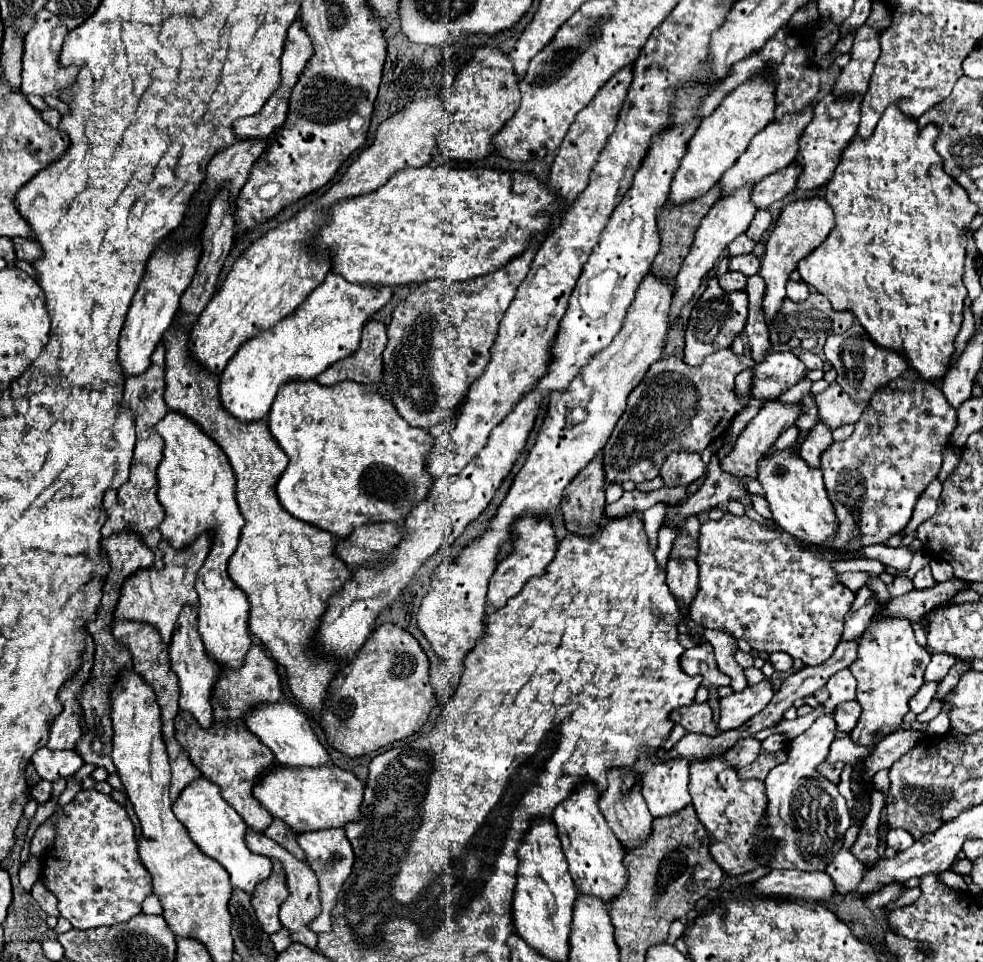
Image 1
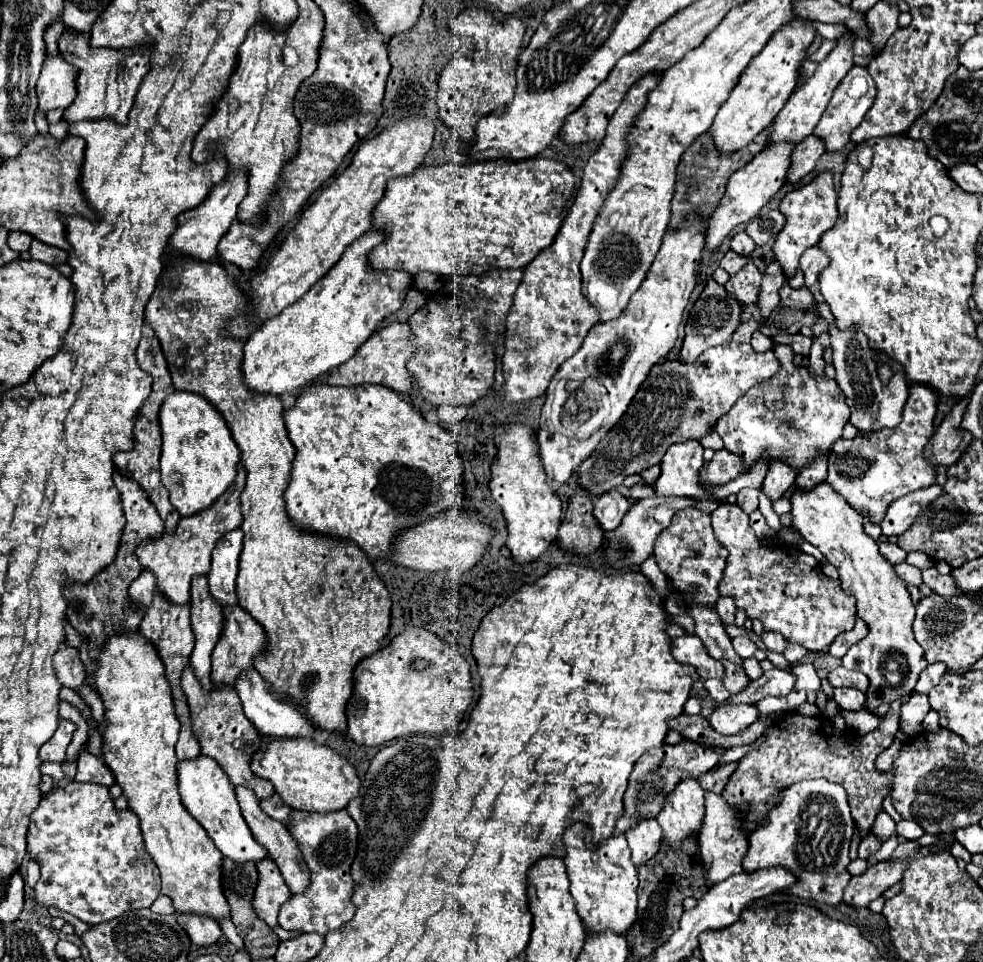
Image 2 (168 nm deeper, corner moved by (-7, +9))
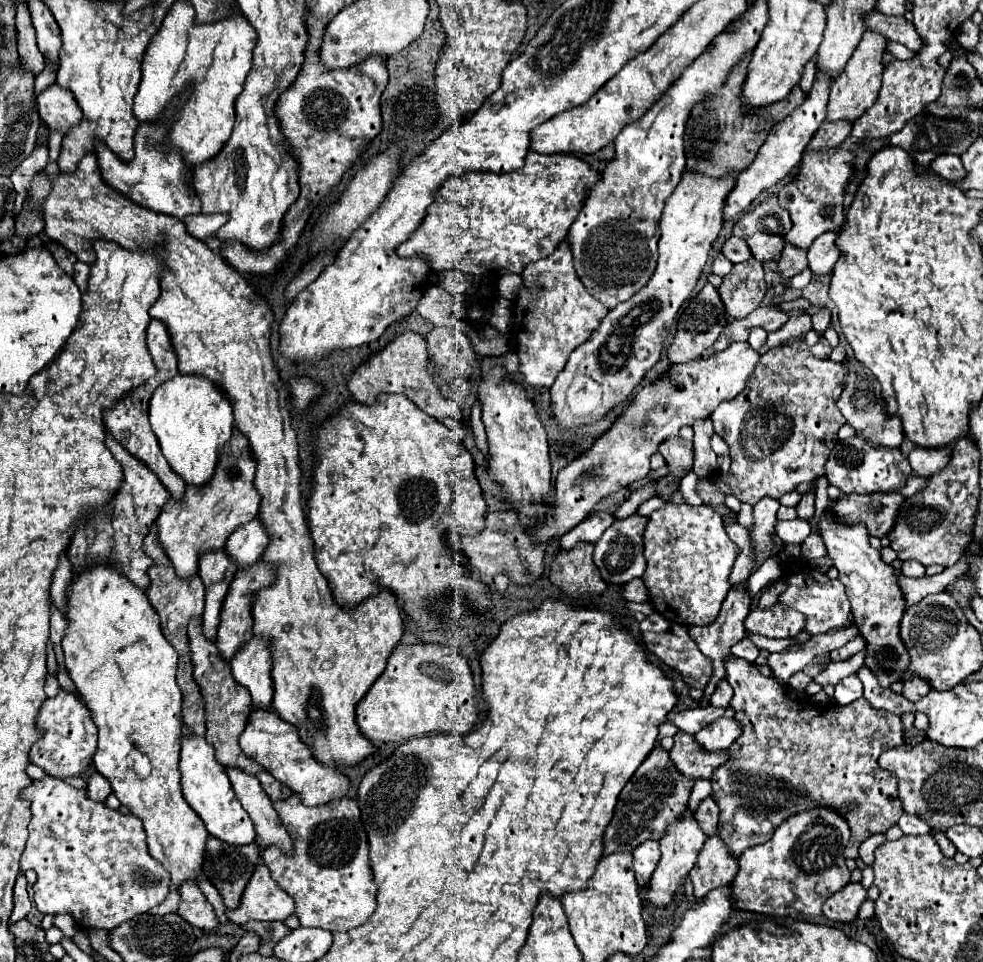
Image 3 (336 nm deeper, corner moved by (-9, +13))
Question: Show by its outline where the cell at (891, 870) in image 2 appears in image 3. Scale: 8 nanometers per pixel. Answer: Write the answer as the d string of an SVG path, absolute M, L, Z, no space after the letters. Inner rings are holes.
M849 882L843 890L835 892L823 904L823 914L833 922L851 922L857 918L859 906L865 900L867 900L867 888L861 882Z

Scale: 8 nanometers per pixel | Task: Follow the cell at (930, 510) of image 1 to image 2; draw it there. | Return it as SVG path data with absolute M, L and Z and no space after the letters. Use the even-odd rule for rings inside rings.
M933 484L925 490L917 490L913 494L907 494L905 498L899 498L897 502L893 502L893 506L889 506L885 518L881 520L881 530L885 536L899 536L905 530L909 530L909 526L913 524L913 520L917 518L917 514L927 508L937 496L941 494L941 486Z

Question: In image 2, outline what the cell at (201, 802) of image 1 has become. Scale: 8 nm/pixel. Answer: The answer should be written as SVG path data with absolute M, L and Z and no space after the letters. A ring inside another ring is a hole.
M201 754L199 758L193 760L181 760L177 762L177 774L179 774L179 794L183 806L205 828L205 832L209 834L209 838L215 842L215 846L221 850L223 856L235 862L245 862L245 860L259 862L261 858L267 856L267 852L253 838L247 822L241 816L239 802L235 798L235 786L227 780L227 774L213 758Z

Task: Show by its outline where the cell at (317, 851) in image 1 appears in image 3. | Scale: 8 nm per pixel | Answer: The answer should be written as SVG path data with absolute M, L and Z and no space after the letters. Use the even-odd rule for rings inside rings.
M291 794L287 800L277 802L275 810L293 840L295 854L287 858L276 846L270 846L263 850L263 862L275 882L295 900L293 914L299 918L301 926L347 932L363 924L375 910L377 888L369 868L369 844L357 802L341 798L309 808L301 804L299 796Z

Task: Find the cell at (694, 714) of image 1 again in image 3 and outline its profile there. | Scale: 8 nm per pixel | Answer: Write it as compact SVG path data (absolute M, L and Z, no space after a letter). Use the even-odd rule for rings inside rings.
M677 732L673 738L675 746L669 752L671 760L679 766L679 770L683 770L683 774L687 774L687 778L711 778L715 768L729 760L729 750L707 752L699 746L693 734Z

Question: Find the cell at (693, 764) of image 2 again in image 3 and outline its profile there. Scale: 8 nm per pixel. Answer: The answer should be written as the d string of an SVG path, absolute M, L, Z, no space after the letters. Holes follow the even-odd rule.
M655 746L619 794L613 820L605 830L605 854L611 854L615 850L631 852L639 842L645 842L647 838L659 840L663 836L663 830L667 828L667 822L671 822L671 818L677 818L679 810L687 806L693 784L693 778L687 778L675 768L669 752L661 746Z

